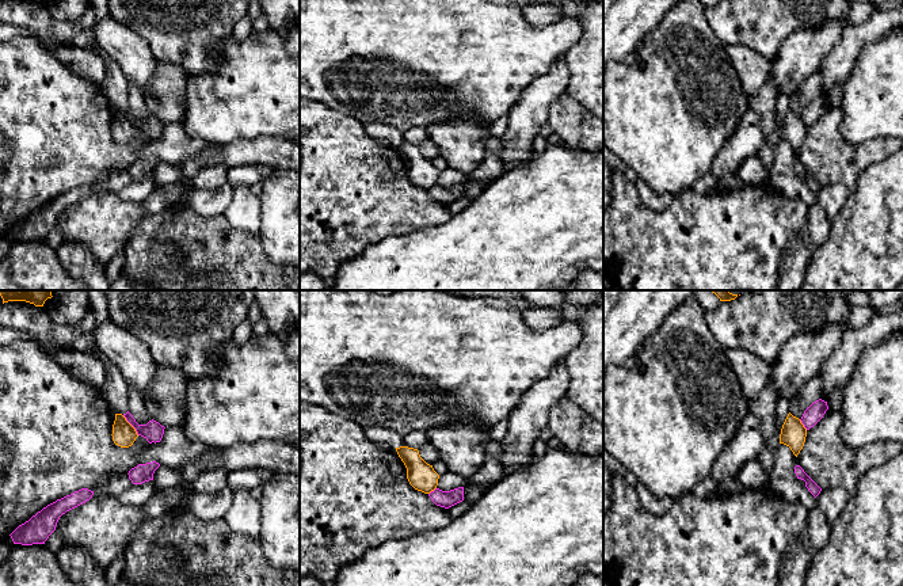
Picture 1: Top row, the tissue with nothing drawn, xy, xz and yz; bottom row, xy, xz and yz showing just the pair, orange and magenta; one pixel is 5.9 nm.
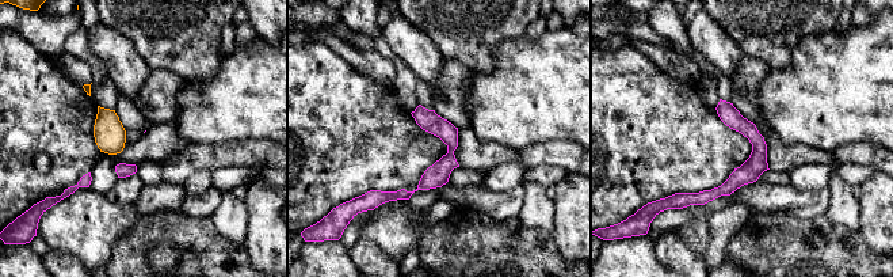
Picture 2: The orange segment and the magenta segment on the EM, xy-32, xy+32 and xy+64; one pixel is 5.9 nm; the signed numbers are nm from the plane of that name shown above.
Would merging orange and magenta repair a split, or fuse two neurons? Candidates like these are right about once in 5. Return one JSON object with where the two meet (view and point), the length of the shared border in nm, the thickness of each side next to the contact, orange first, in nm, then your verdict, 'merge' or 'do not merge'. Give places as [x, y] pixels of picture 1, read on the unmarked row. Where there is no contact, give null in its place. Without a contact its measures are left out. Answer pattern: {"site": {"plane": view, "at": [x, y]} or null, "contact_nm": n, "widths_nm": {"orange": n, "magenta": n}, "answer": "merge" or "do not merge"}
{"site": {"plane": "xy", "at": [130, 121]}, "contact_nm": 160, "widths_nm": {"orange": 140, "magenta": 120}, "answer": "do not merge"}

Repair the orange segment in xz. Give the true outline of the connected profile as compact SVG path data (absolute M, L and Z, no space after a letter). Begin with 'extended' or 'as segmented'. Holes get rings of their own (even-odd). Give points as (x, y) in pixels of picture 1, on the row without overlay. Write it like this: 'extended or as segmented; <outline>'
as segmented; M400 142L396 148L407 164L409 180L424 190L430 190L438 182L439 171L433 161L427 160L419 151L418 145Z

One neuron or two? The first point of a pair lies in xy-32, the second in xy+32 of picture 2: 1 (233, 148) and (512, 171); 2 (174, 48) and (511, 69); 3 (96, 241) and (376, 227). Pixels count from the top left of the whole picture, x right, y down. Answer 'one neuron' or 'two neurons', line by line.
1: two neurons
2: two neurons
3: one neuron

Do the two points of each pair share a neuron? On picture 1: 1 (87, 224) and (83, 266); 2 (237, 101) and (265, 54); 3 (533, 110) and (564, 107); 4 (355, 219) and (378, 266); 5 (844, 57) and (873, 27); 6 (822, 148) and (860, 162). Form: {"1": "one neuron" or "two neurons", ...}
{"1": "two neurons", "2": "one neuron", "3": "two neurons", "4": "two neurons", "5": "one neuron", "6": "one neuron"}

